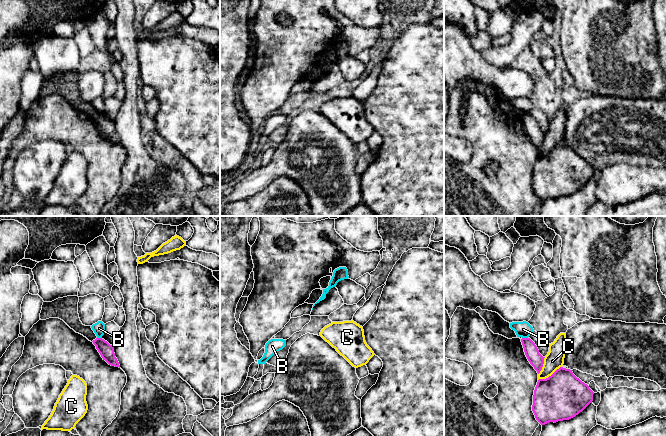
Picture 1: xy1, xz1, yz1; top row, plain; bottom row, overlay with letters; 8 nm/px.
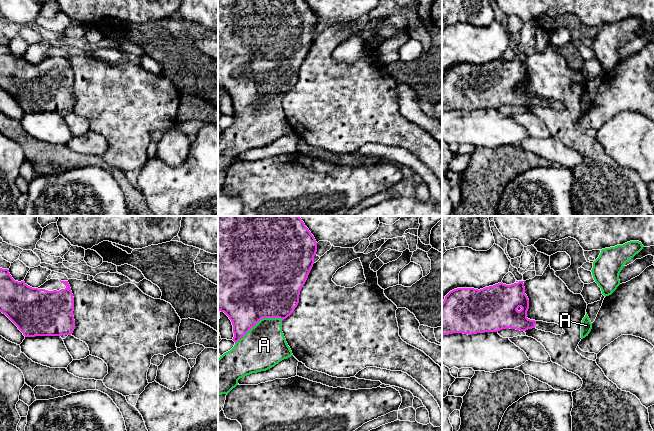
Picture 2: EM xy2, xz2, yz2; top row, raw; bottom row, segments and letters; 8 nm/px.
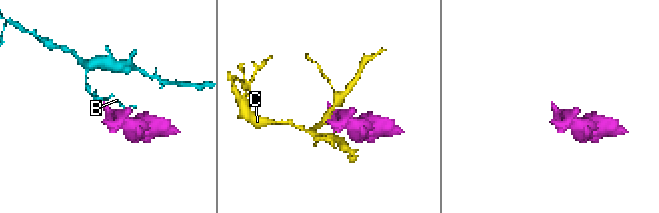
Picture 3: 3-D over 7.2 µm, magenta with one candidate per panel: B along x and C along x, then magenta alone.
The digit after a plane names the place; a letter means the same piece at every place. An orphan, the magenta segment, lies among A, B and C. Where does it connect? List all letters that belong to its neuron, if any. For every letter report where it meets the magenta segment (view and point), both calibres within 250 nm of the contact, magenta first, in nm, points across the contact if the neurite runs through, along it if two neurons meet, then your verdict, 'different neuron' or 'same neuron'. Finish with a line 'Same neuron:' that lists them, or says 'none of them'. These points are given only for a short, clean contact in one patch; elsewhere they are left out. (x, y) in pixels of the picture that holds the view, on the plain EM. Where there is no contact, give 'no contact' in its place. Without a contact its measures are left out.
A: meets magenta in xz2 at (258, 97); 480 nm thick on the magenta side, 360 nm on the other; same neuron
B: meets magenta in yz1 at (525, 114); 110 nm thick on the magenta side, 130 nm on the other; border along yz1 (522, 113), (527, 114); different neuron
C: meets magenta in yz1 at (549, 152); 380 nm thick on the magenta side, 150 nm on the other; different neuron
Same neuron: A

